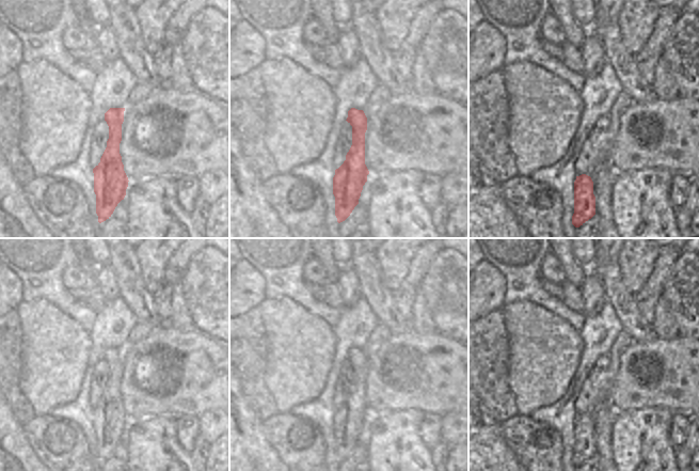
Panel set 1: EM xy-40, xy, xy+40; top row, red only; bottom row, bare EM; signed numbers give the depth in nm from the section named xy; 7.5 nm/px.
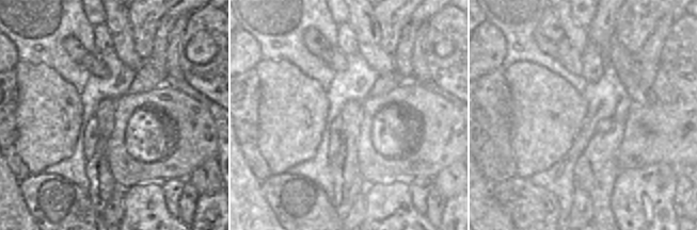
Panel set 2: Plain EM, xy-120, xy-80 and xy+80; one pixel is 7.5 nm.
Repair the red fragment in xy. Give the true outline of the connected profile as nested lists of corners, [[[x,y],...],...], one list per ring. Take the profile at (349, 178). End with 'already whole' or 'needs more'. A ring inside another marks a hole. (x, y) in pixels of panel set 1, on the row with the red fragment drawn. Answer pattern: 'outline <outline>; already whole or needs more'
outline [[[351,108],[346,121],[352,126],[352,145],[346,155],[346,160],[335,170],[333,177],[335,216],[338,223],[345,221],[359,204],[369,174],[365,164],[367,117],[363,110]]]; already whole

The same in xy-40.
outline [[[110,108],[105,113],[105,121],[109,126],[109,139],[100,162],[93,169],[99,223],[111,217],[117,204],[124,200],[128,187],[129,180],[120,154],[124,111],[125,108]]]; already whole

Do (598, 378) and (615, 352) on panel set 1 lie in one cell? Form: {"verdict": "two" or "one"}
{"verdict": "one"}

